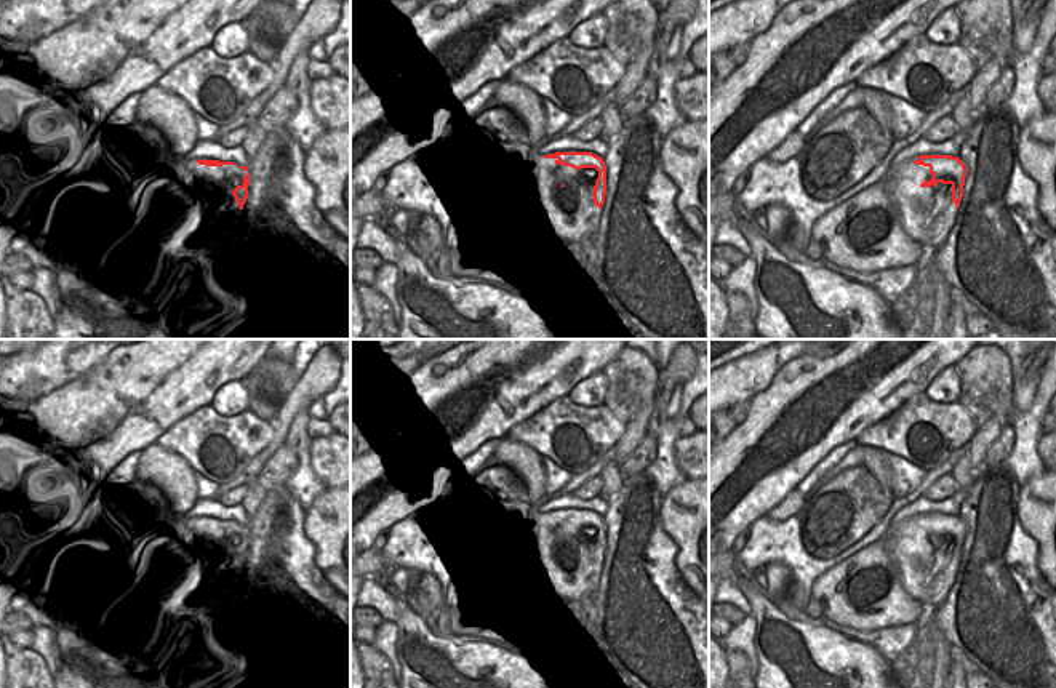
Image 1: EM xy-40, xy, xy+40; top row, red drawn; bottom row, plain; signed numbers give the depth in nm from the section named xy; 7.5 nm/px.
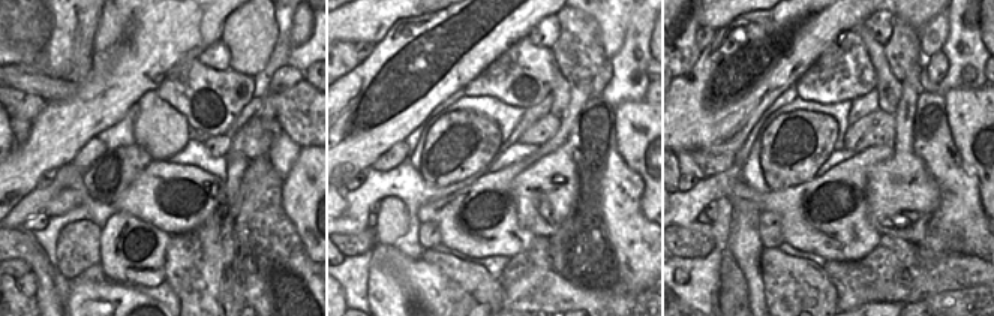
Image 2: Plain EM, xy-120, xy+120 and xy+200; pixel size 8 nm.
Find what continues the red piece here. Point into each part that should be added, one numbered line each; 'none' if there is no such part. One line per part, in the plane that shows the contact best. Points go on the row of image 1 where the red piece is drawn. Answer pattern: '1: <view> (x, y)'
1: xy+40 (927, 215)

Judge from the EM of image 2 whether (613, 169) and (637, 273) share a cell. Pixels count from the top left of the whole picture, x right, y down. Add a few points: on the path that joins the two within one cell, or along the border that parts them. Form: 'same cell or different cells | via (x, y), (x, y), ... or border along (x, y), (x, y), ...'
same cell | via (613, 195), (613, 244), (616, 247)

